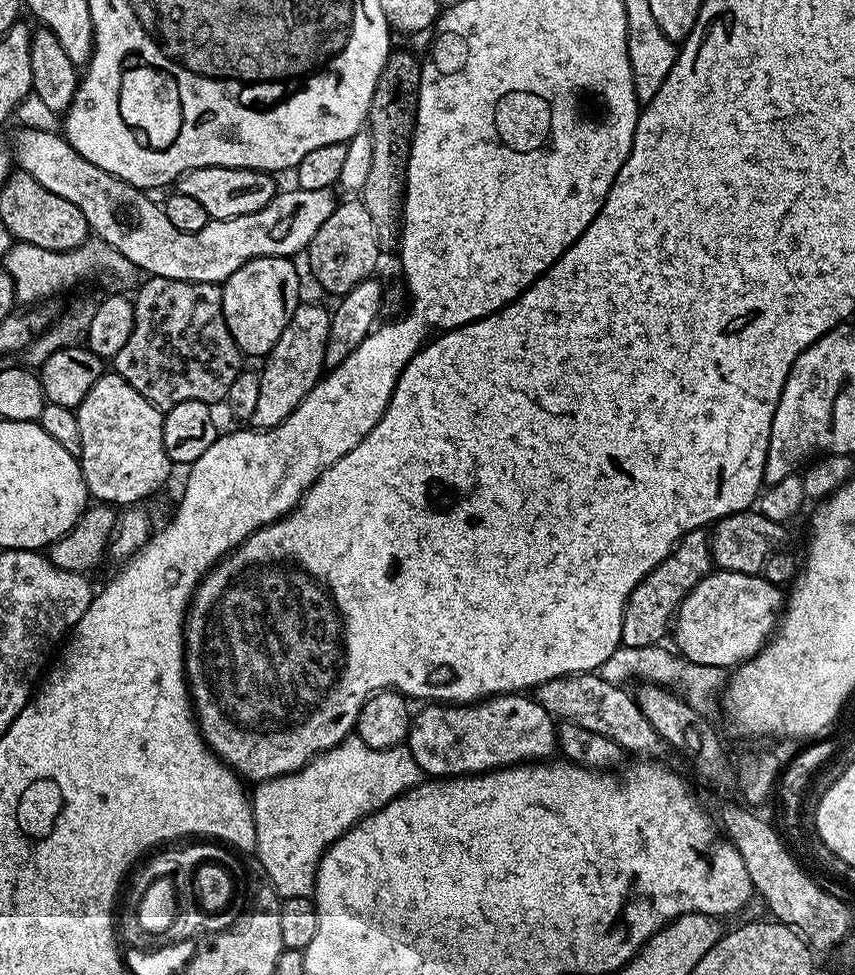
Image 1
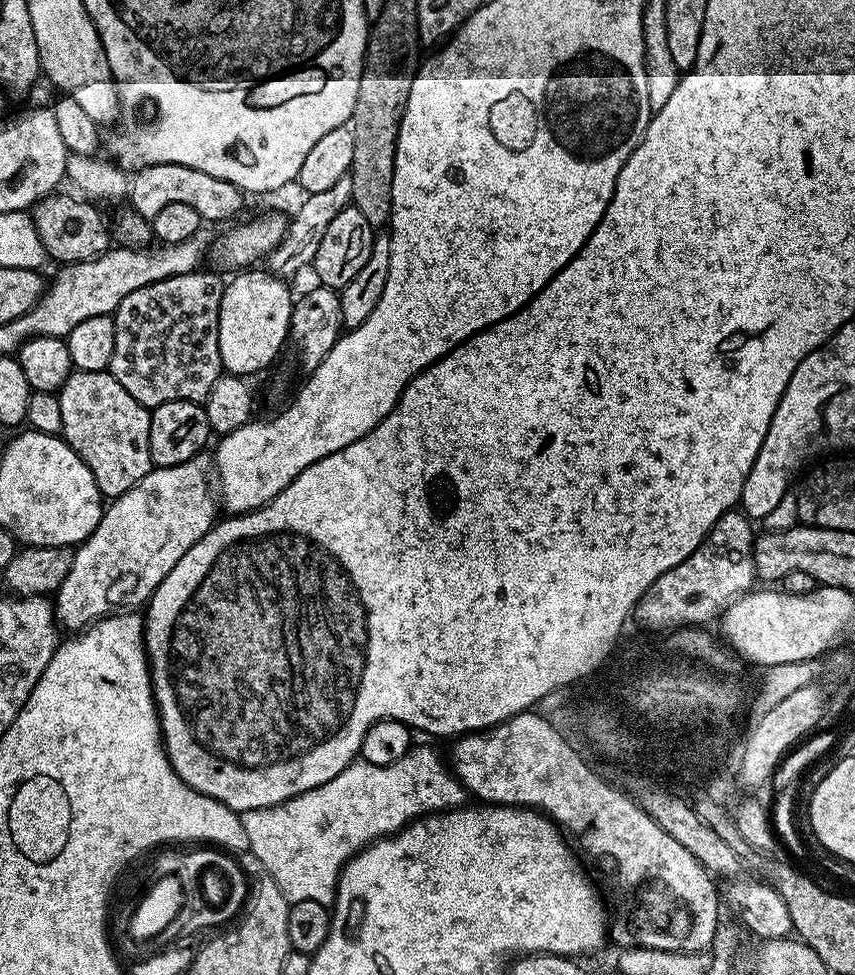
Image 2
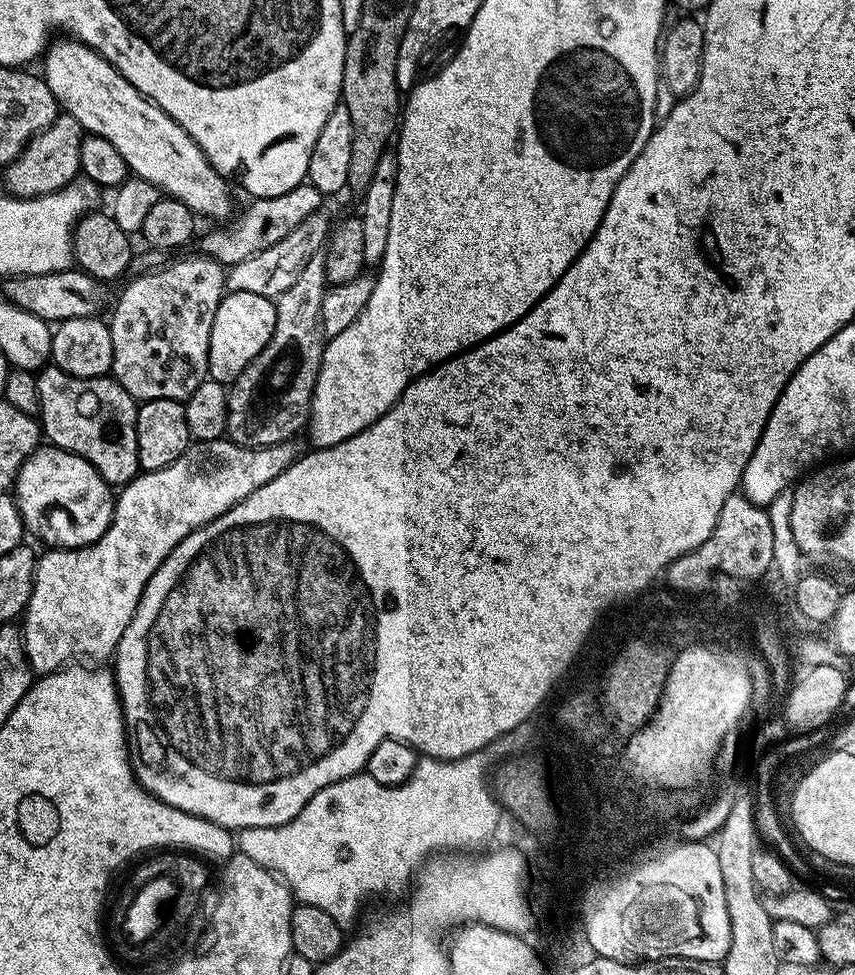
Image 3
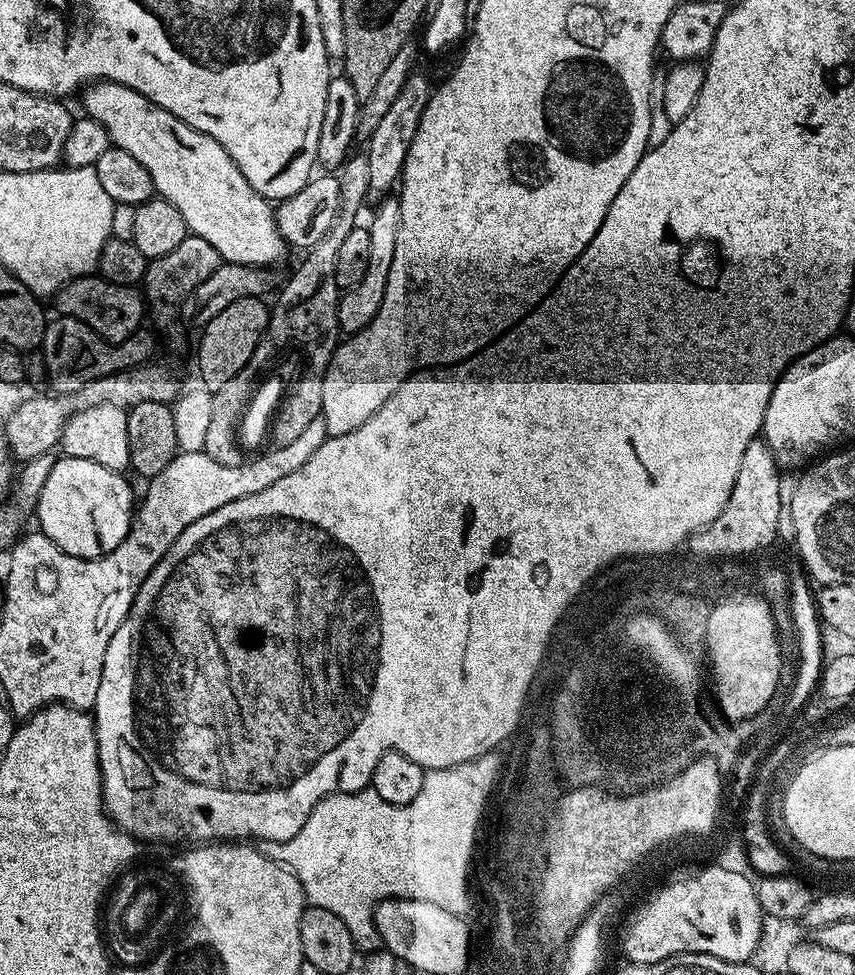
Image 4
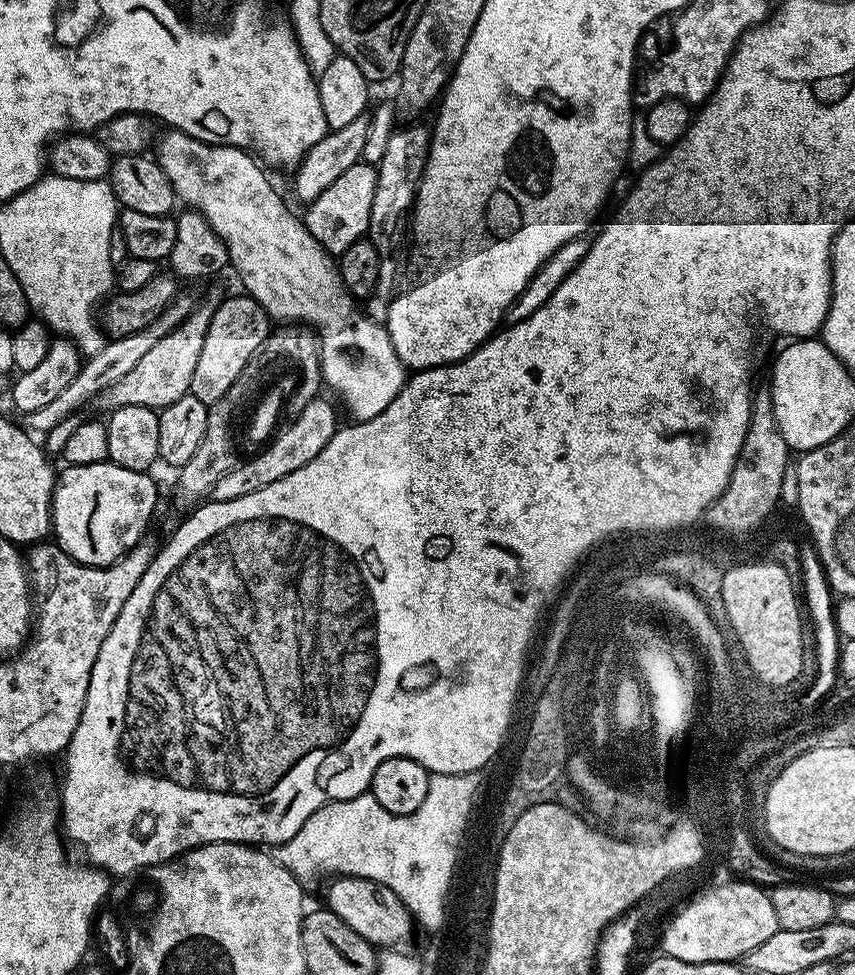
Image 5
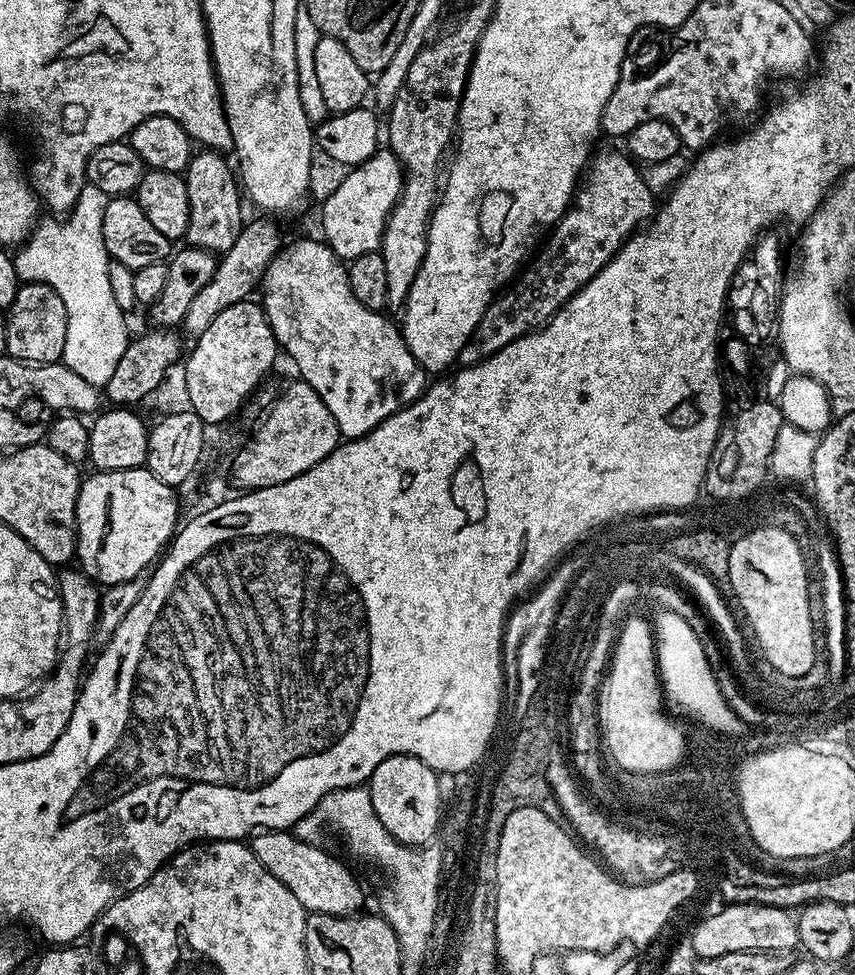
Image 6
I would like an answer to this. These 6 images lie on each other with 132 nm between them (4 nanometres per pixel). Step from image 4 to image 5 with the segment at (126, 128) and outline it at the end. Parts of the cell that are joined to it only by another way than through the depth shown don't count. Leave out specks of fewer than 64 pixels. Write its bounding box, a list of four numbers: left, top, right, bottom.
[154,130,406,421]

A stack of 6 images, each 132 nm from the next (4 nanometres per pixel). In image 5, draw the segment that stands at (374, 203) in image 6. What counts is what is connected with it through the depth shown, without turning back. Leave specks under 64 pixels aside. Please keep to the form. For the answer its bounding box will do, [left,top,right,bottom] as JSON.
[302,162,376,258]

